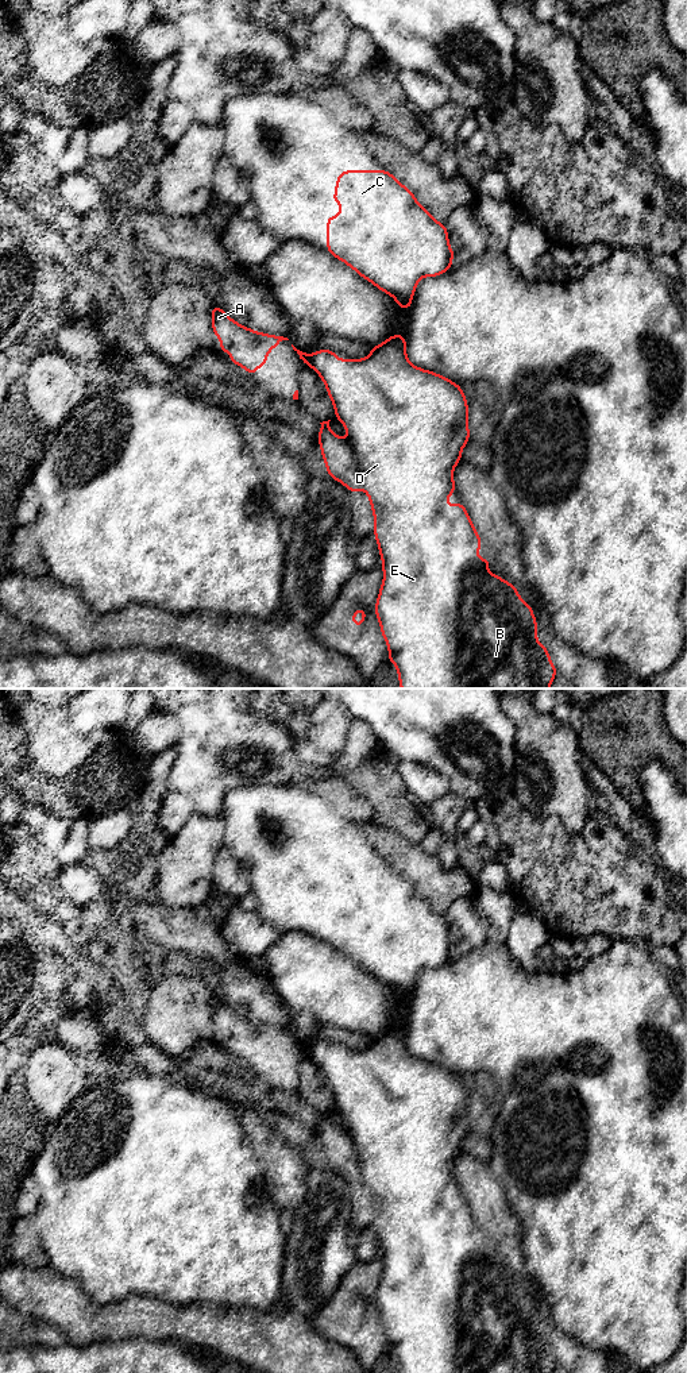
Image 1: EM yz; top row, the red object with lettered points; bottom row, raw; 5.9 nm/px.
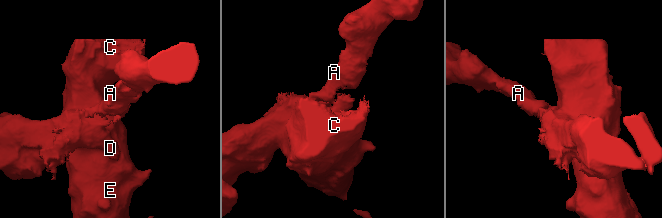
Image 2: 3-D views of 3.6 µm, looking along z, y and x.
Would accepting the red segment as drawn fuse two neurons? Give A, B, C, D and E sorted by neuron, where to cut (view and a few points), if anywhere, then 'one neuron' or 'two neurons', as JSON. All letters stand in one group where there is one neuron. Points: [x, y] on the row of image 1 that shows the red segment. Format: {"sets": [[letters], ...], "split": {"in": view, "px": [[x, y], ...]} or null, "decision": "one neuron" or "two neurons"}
{"sets": [["A"], ["B", "C", "D", "E"]], "split": {"in": "yz", "px": [[348, 442], [358, 463], [361, 486]]}, "decision": "two neurons"}

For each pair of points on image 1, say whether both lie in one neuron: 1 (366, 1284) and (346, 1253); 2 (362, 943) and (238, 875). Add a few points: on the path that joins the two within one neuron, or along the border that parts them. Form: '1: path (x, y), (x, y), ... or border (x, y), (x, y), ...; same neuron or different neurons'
1: border (356, 1261), (335, 1291); different neurons
2: border (231, 853), (247, 872), (250, 890); different neurons

